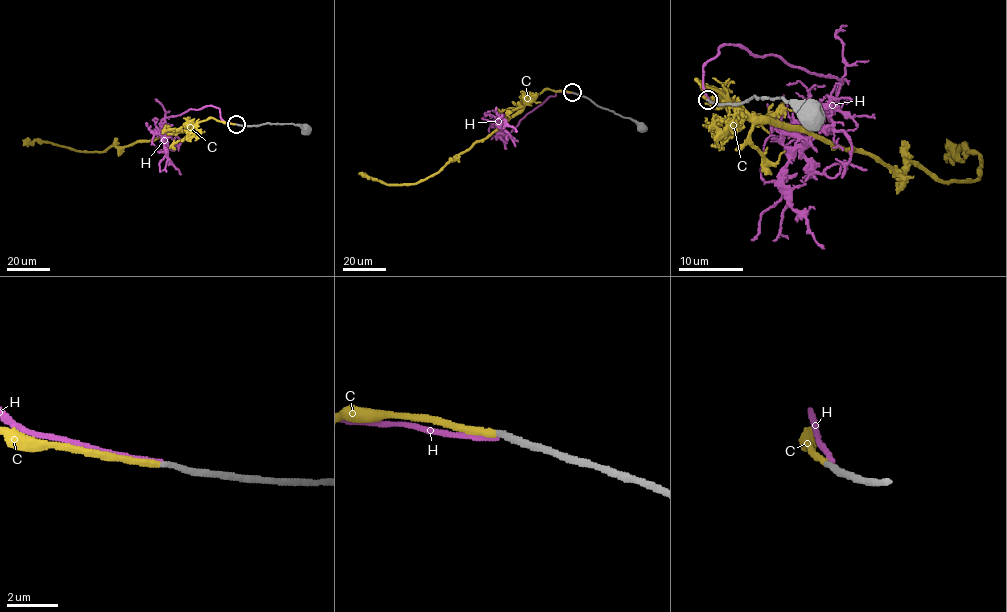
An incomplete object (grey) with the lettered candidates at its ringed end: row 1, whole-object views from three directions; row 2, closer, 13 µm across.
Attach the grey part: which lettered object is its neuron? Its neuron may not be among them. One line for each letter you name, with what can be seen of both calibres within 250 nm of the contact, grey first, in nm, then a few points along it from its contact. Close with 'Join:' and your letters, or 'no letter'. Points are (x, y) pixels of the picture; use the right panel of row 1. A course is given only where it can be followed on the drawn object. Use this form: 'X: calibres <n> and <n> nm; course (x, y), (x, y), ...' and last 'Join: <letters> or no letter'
C: calibres 240 and 280 nm; course (707, 100), (697, 81), (746, 116), (889, 167), (974, 180), (980, 156), (950, 147)
Join: C

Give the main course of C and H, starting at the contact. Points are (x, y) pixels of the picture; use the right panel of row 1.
C: (707, 100), (697, 81), (746, 116), (889, 167), (974, 180), (980, 156), (950, 147)
H: (709, 100), (704, 66), (723, 45), (841, 81), (815, 116), (792, 126), (786, 147), (784, 198), (824, 248)

